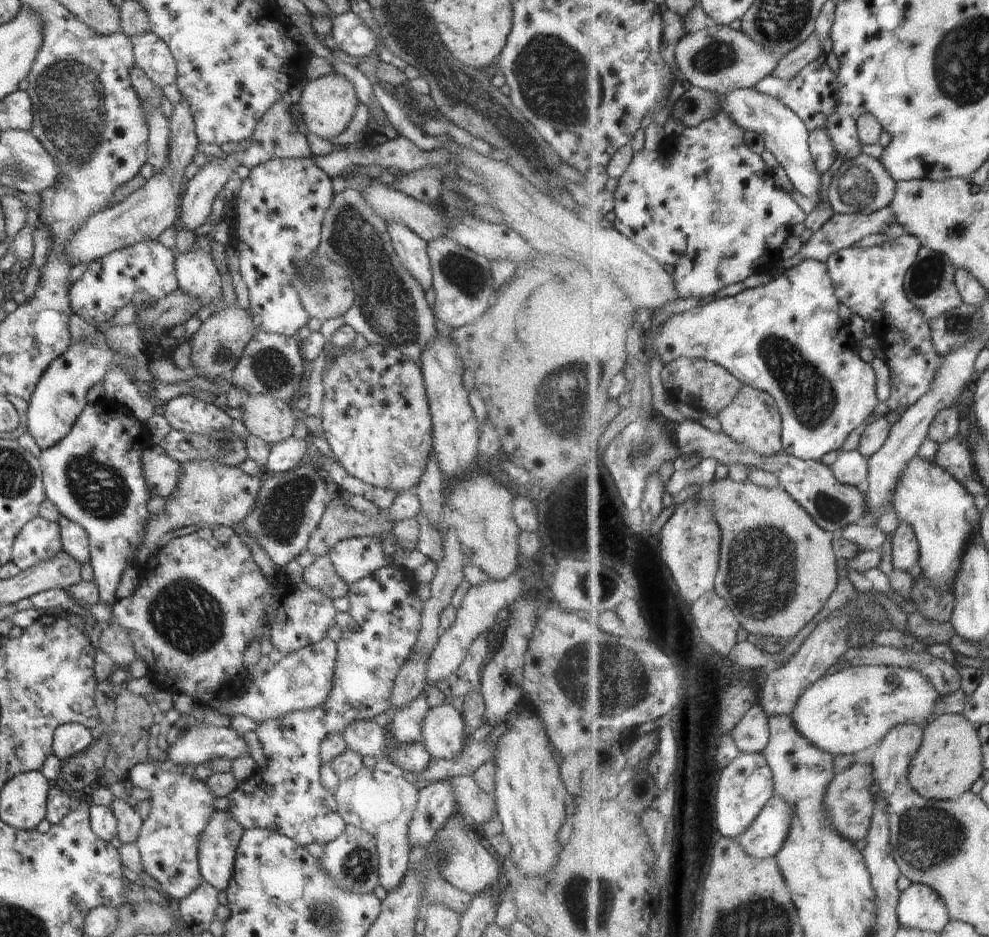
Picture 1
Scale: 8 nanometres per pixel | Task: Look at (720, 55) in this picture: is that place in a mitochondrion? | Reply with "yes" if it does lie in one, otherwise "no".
yes

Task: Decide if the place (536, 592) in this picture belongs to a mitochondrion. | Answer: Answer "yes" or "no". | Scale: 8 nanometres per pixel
no

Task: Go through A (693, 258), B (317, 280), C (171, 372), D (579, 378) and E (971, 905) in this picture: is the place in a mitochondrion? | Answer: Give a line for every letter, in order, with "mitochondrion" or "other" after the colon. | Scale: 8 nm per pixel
A: other
B: mitochondrion
C: other
D: mitochondrion
E: other

